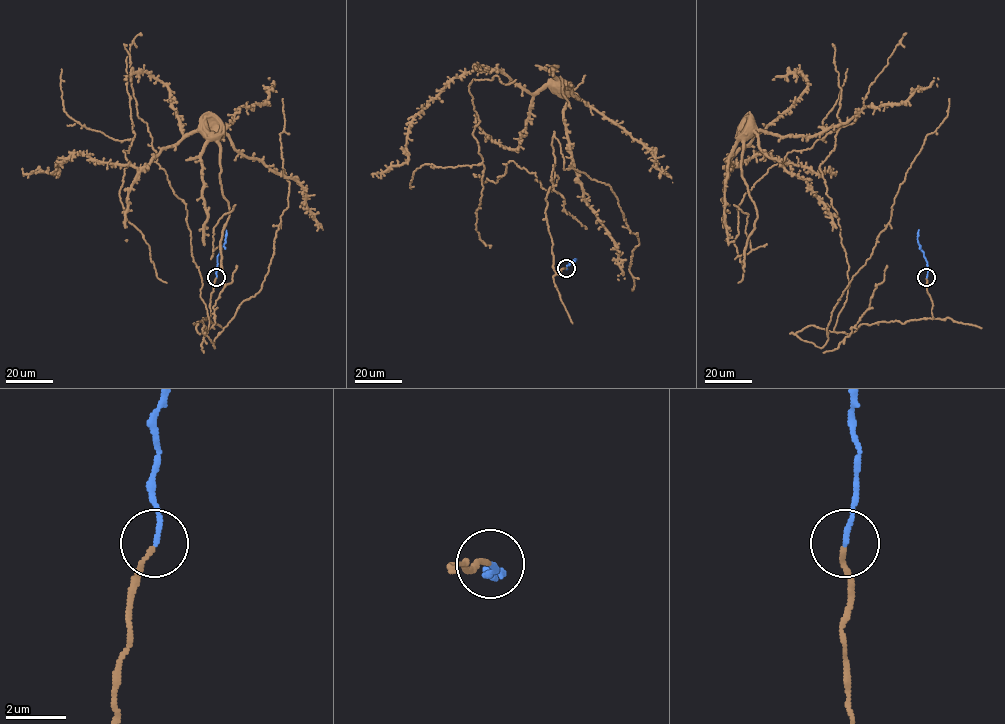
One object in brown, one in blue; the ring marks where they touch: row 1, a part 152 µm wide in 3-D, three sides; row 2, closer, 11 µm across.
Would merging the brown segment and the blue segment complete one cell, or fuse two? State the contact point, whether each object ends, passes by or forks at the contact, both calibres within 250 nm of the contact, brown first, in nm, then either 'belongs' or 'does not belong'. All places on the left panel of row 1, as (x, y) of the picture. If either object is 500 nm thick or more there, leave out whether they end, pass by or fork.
at (216, 277); brown ends there; blue ends there; 140 nm thick on the brown side, 150 nm on the other; belongs

